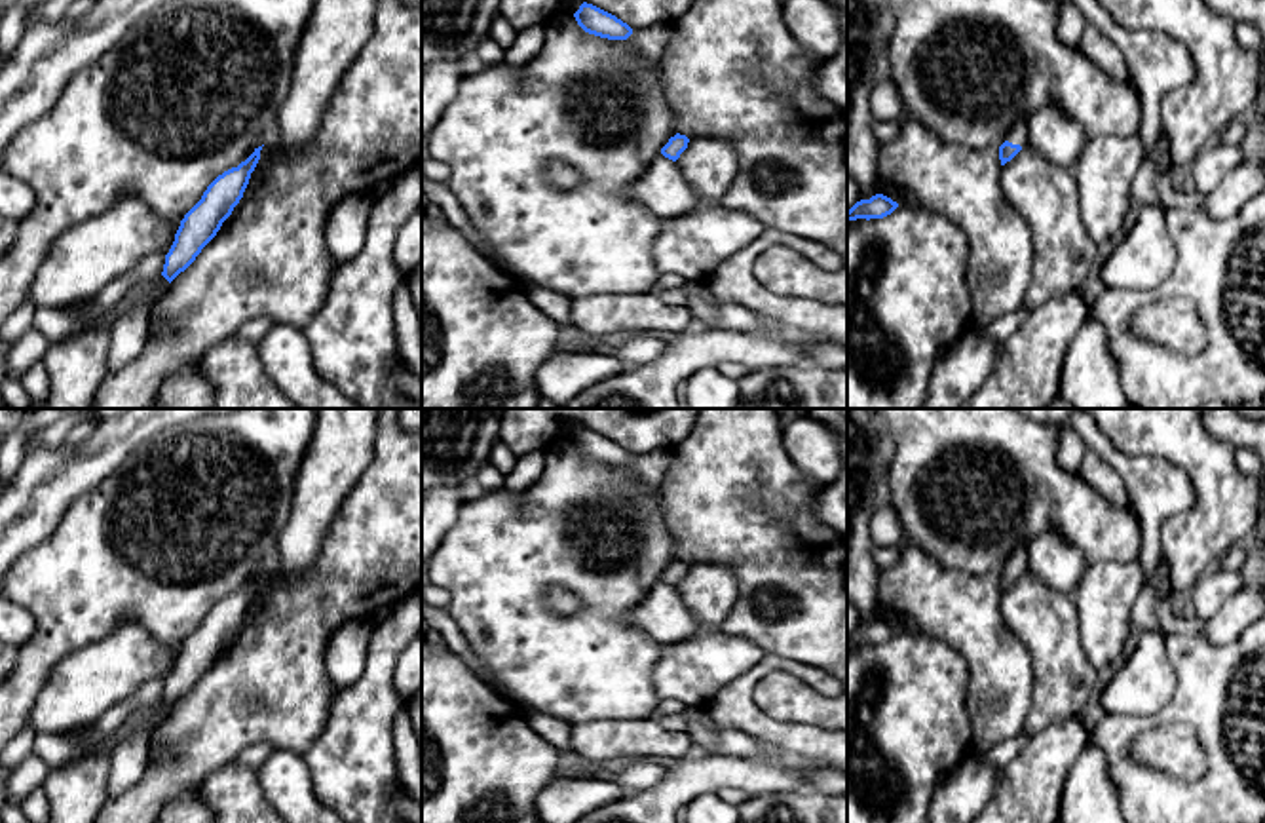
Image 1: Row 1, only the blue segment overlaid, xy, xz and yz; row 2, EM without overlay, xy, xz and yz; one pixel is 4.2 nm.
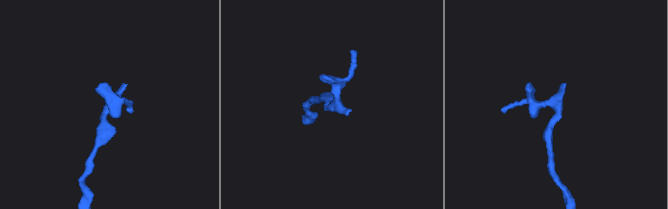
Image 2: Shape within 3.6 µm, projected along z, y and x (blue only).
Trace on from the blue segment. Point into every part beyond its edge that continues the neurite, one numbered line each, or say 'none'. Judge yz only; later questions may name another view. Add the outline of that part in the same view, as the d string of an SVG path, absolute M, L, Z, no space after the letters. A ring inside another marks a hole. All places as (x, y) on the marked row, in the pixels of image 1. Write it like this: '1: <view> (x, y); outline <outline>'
1: yz (1019, 130); outline M1028 116L1018 118L1010 125L1005 141L1009 141L1012 144L1020 144L1020 146L1028 144L1028 124L1029 124L1029 118Z

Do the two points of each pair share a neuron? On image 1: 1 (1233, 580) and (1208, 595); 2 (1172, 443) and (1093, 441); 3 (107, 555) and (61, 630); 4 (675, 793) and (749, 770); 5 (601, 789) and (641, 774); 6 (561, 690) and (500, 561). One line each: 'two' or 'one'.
1: one
2: two
3: one
4: one
5: two
6: one

